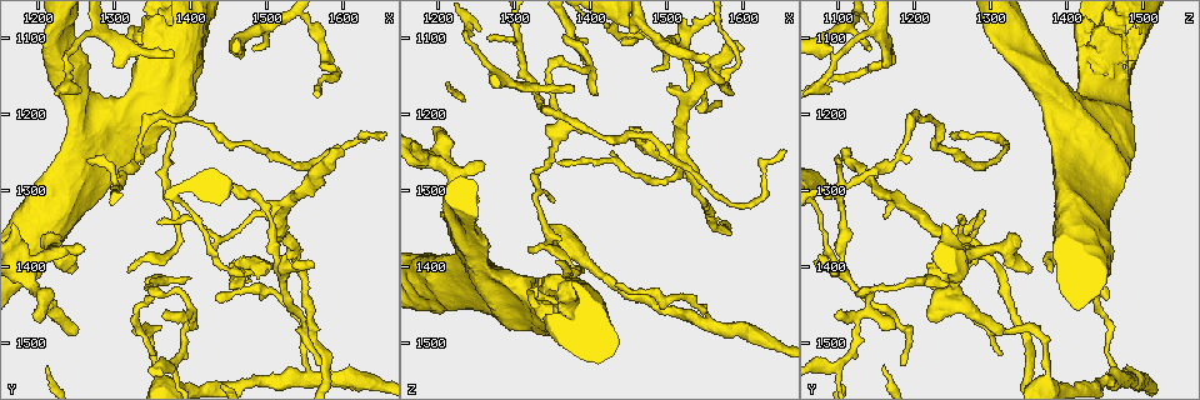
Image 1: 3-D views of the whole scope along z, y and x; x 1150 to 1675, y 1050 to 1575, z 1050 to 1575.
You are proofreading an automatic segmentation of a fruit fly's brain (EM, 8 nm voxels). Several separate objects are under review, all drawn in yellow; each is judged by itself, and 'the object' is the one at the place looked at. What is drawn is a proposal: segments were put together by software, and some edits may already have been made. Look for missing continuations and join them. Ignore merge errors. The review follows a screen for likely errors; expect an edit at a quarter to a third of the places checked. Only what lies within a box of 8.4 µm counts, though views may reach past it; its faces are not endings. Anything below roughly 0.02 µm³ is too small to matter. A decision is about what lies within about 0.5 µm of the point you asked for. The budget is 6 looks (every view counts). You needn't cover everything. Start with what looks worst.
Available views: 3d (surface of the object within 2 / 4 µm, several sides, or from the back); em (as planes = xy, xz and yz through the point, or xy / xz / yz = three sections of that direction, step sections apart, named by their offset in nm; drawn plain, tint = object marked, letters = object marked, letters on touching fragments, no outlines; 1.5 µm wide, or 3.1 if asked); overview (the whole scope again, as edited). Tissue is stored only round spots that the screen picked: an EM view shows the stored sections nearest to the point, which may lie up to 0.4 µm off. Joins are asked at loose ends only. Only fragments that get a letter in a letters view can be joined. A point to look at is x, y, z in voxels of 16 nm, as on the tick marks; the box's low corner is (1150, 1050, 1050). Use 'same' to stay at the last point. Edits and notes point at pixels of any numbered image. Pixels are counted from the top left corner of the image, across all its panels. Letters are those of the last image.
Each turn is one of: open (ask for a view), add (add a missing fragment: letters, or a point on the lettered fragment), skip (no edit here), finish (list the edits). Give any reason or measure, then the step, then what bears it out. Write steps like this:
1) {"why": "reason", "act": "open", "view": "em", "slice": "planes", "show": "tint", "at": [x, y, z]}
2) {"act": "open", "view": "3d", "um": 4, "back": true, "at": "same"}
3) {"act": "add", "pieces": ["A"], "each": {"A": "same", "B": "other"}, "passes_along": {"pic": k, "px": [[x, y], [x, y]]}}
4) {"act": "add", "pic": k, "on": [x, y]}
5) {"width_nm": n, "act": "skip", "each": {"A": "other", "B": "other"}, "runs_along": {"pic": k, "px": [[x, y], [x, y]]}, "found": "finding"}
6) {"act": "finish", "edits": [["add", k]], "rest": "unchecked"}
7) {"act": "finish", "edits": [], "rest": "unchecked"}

{"why": "an open end", "act": "open", "view": "3d", "um": 4, "at": [1605, 1250, 1115]}

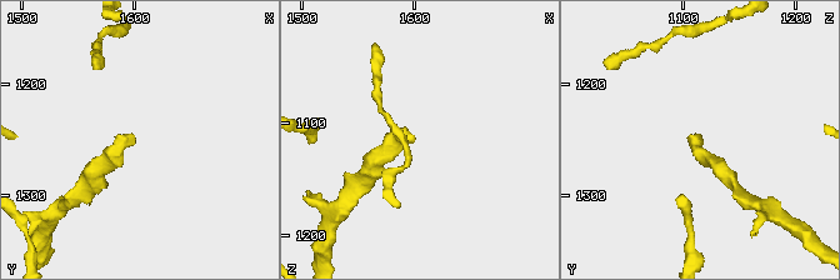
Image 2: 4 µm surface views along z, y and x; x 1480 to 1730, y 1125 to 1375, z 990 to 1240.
{"why": "shape alone is not enough", "act": "open", "view": "em", "slice": "xz", "step": 8, "show": "tint", "at": [1600, 1252, 1112]}

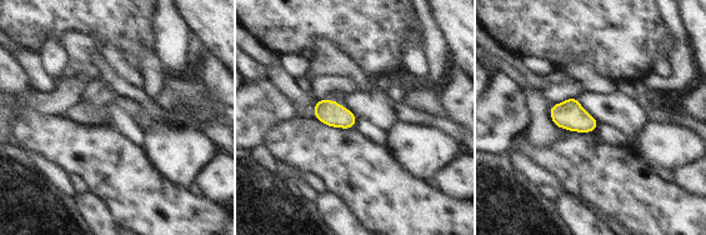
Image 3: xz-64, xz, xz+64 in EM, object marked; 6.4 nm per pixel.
{"why": "what lies round it", "act": "open", "view": "em", "slice": "xz", "step": 8, "show": "letters", "at": "same"}

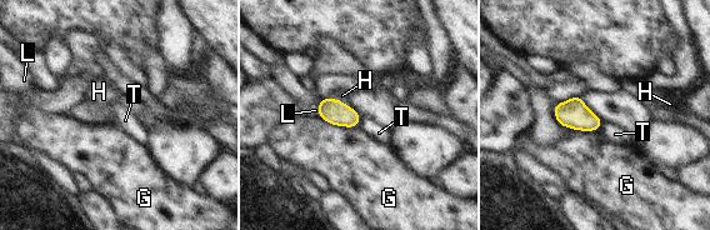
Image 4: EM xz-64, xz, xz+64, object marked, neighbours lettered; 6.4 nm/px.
{"act": "add", "pieces": ["H"], "each": {"G": "other", "H": "same", "L": "other", "T": "other"}, "found": "the cell continues"}

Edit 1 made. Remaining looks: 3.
{"act": "open", "view": "overview"}

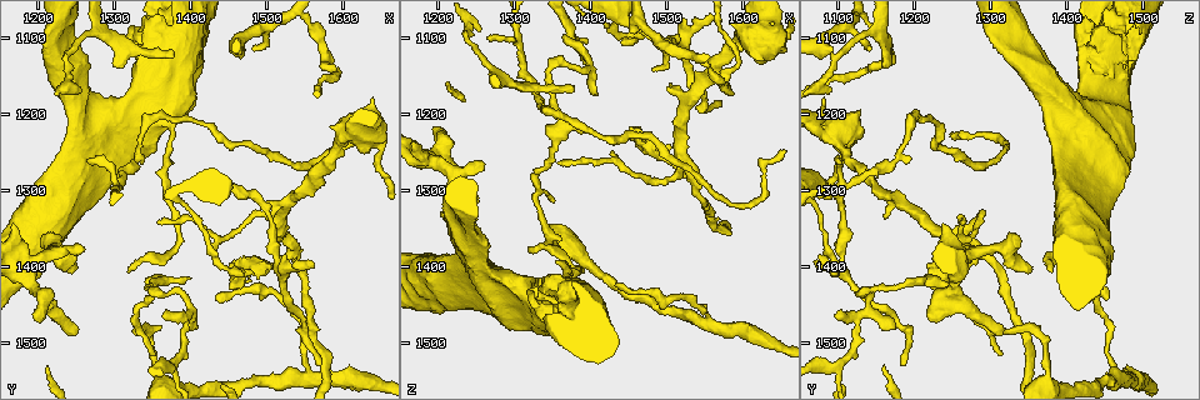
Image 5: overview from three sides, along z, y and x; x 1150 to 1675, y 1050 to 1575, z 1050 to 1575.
{"why": "branch stops here", "act": "open", "view": "3d", "um": 2, "at": [1195, 1470, 1225]}

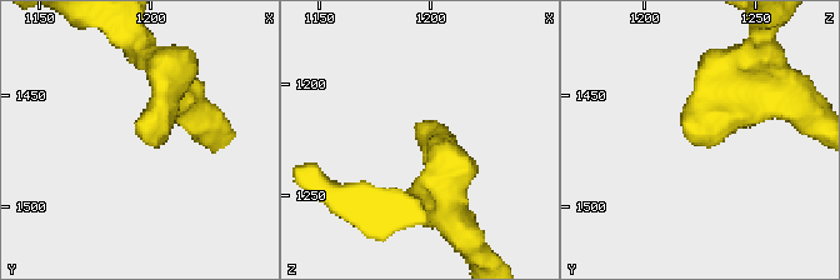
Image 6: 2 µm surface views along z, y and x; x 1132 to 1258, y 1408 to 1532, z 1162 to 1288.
{"why": "need the tissue", "act": "open", "view": "em", "slice": "planes", "show": "letters", "at": [1197, 1471, 1223]}

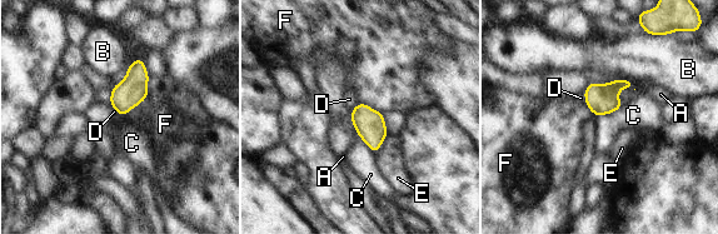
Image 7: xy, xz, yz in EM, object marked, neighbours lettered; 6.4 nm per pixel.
{"width_nm": 190, "act": "skip", "each": {"A": "other", "B": "other", "C": "other", "D": "other", "E": "other", "F": "other"}, "border": {"pic": 7, "px": [[624, 105], [614, 111], [597, 116]]}, "found": "none of them fits"}

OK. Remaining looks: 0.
{"act": "finish", "edits": [["add", 4]], "rest": "unchecked"}

